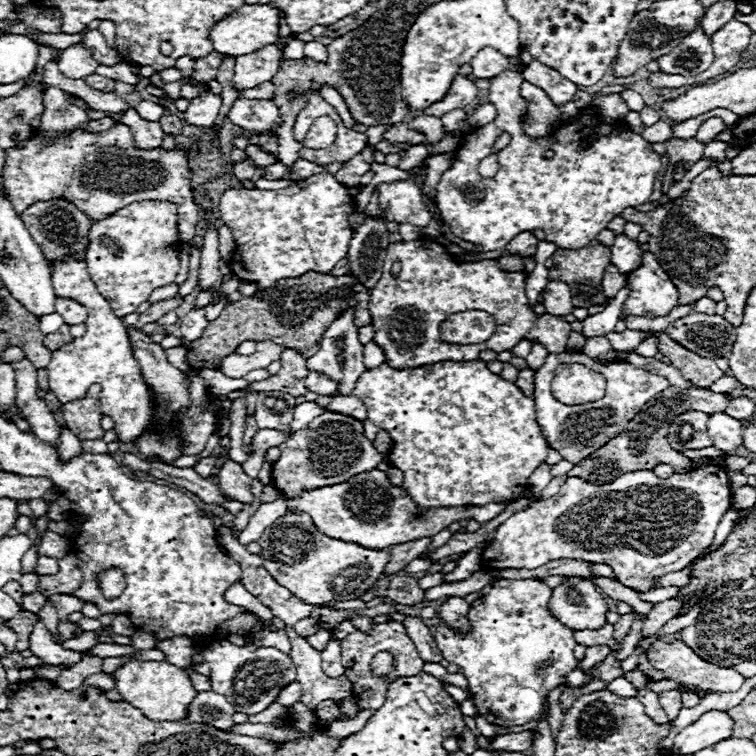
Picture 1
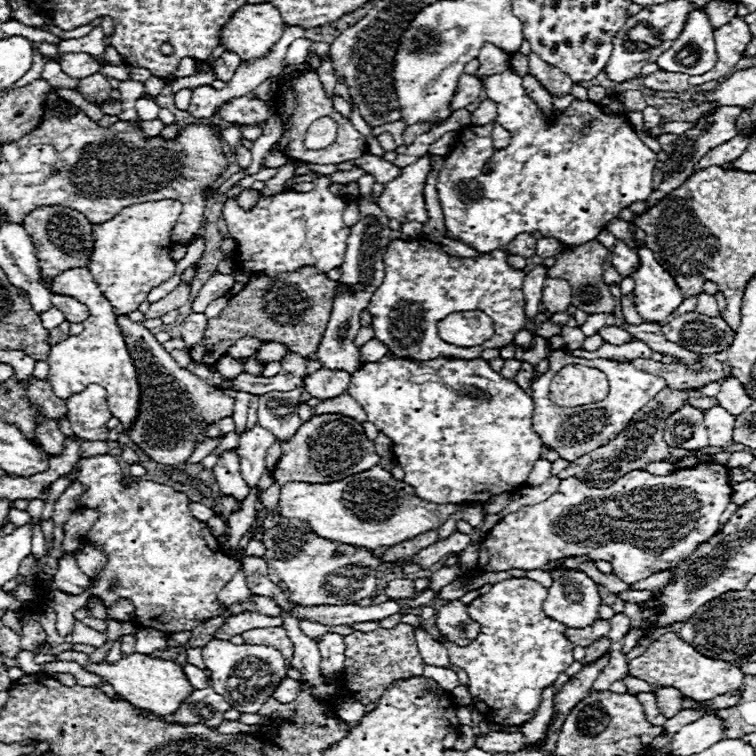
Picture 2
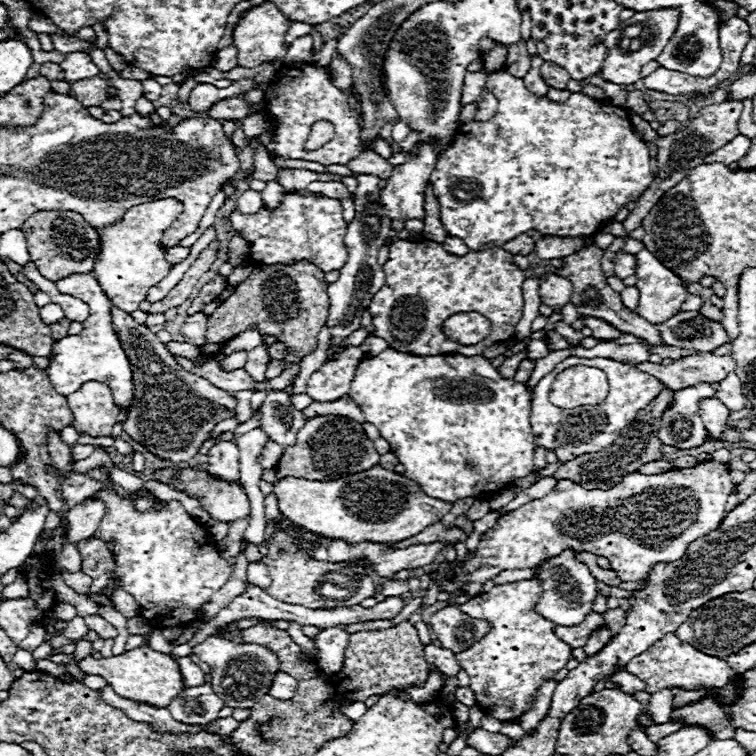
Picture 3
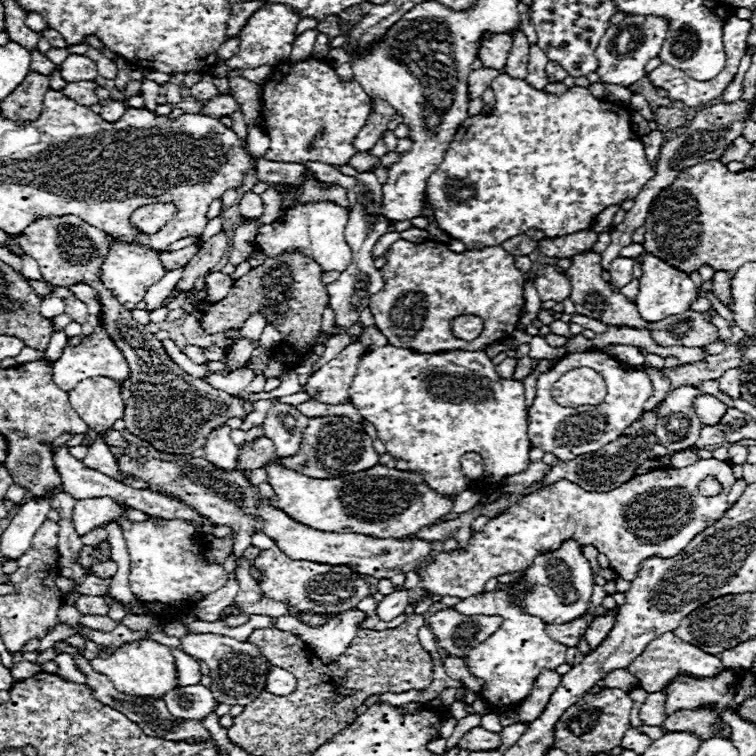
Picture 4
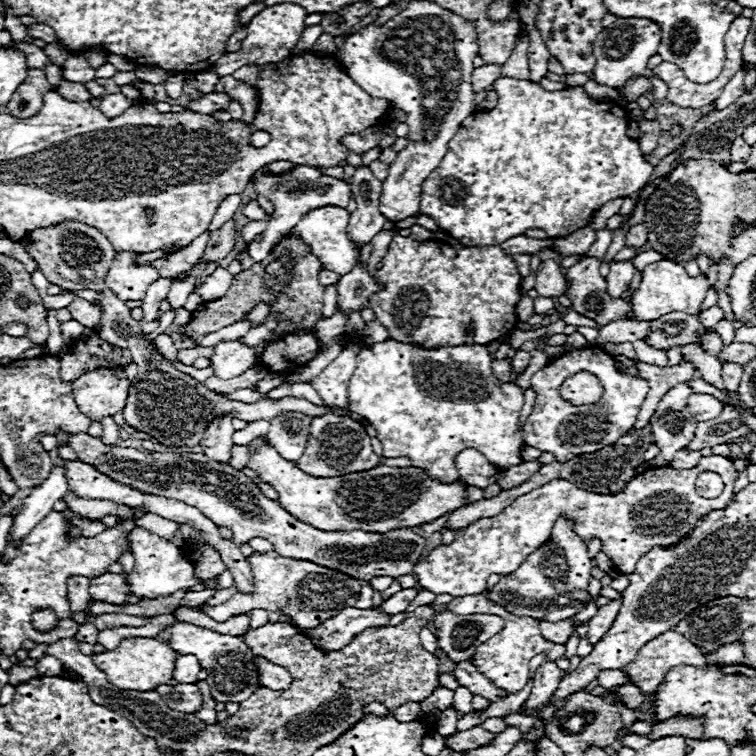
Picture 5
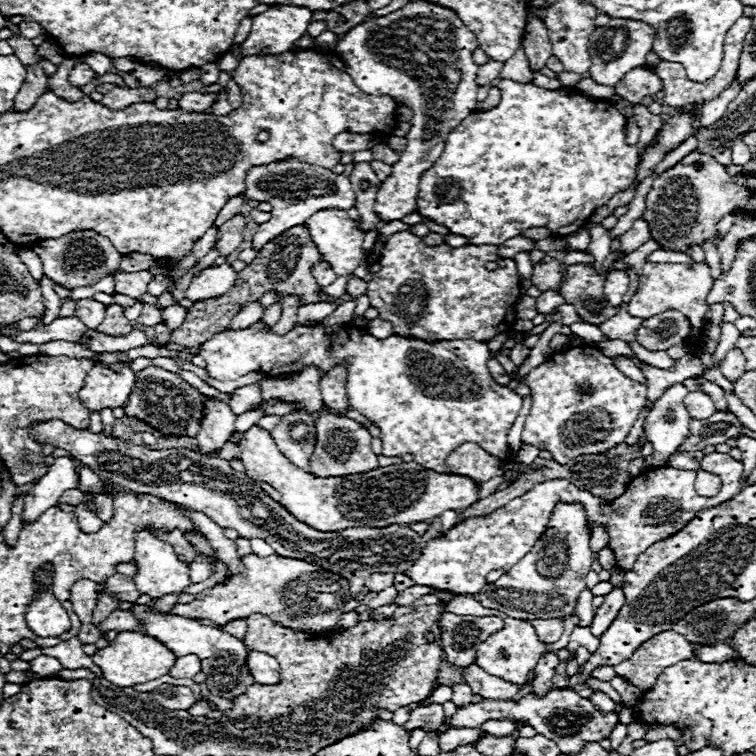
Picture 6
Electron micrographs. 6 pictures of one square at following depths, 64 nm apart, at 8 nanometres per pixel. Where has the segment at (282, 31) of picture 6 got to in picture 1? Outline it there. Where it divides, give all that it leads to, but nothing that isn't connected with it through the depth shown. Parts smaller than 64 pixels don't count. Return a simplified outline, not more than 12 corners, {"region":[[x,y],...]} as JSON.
{"region":[[244,4],[210,32],[214,50],[252,54],[278,42],[280,14]]}

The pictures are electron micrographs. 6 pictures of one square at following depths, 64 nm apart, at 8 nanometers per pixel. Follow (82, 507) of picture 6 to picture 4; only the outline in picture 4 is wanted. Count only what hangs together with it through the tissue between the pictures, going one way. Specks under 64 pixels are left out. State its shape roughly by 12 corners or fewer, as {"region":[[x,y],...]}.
{"region":[[104,526],[90,530],[82,536],[84,544],[102,543],[106,537]]}

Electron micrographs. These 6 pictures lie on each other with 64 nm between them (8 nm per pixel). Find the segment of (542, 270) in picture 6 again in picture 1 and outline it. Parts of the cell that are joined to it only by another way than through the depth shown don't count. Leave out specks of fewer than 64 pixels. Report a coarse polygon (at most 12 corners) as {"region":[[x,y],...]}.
{"region":[[548,282],[542,304],[548,314],[564,316],[574,310],[566,282]]}

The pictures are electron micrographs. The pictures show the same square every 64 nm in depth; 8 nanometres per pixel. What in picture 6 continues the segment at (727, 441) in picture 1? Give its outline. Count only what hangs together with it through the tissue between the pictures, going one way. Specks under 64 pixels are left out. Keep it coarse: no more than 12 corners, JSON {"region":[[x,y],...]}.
{"region":[[700,390],[688,392],[684,406],[692,418],[716,412],[712,398]]}

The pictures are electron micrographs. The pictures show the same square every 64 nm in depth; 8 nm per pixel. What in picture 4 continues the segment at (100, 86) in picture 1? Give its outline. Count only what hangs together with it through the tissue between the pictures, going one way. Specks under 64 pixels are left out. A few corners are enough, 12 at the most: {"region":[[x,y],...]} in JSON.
{"region":[[68,82],[62,94],[84,106],[100,102],[96,82]]}

